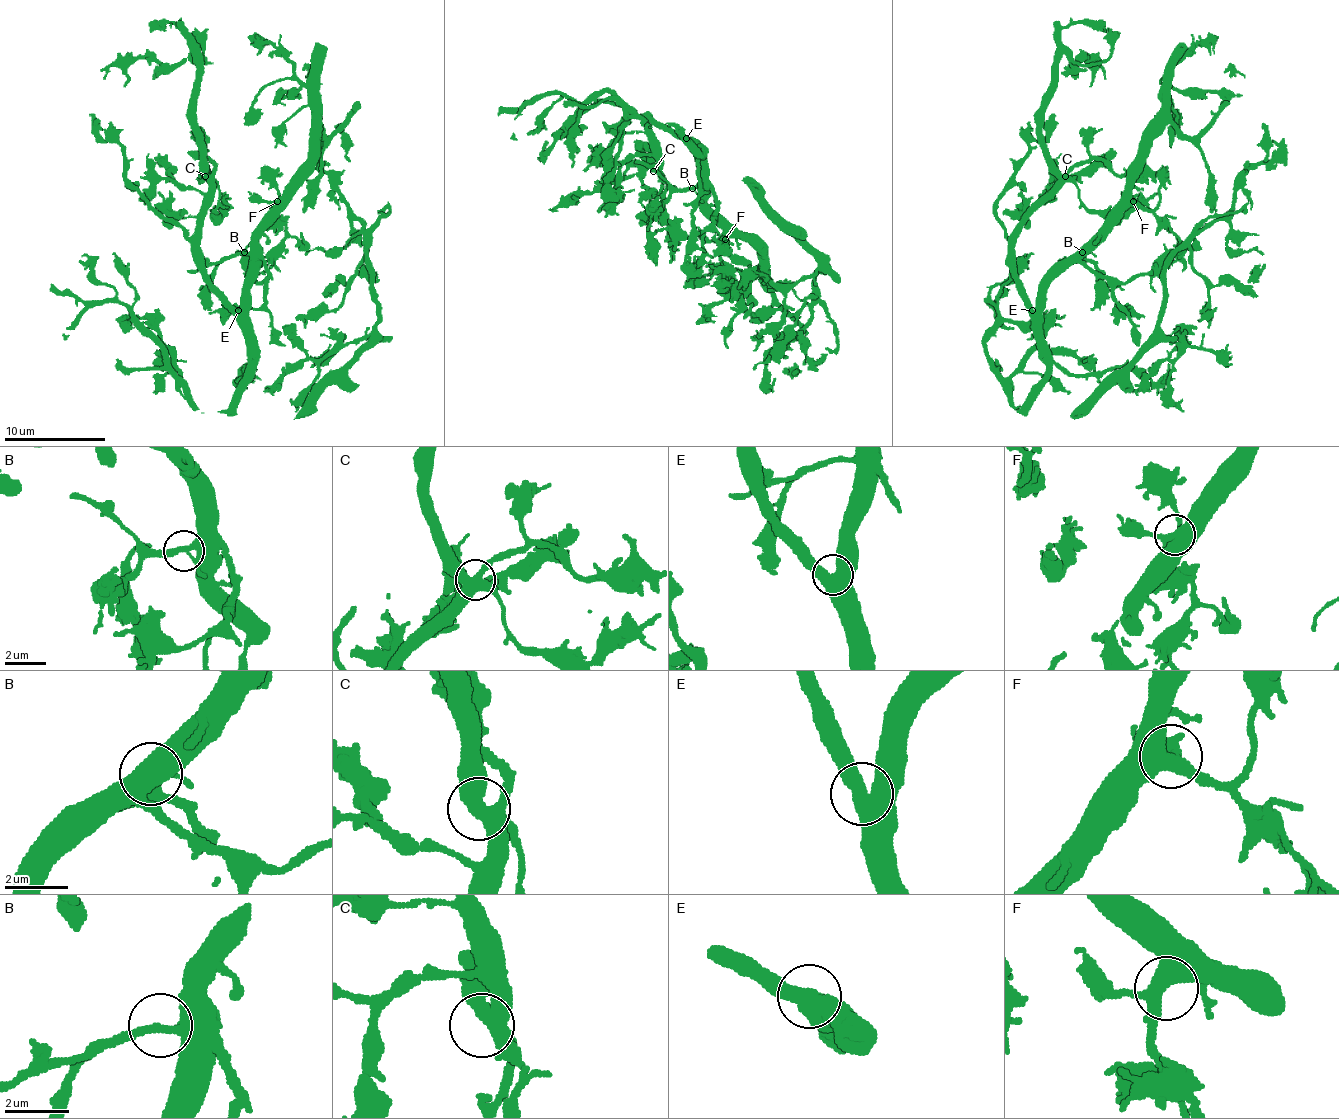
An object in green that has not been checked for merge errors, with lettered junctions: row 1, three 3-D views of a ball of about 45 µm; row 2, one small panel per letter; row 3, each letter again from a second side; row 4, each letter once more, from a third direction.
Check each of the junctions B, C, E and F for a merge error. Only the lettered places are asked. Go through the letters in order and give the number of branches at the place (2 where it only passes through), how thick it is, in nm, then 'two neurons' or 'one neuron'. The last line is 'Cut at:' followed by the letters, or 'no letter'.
B: branches 3; calibre 280 nm; one neuron
C: branches 5; calibre 440 nm; one neuron
E: branches 2; calibre 650 nm; one neuron
F: branches 3; calibre 420 nm; one neuron
Cut at: no letter

